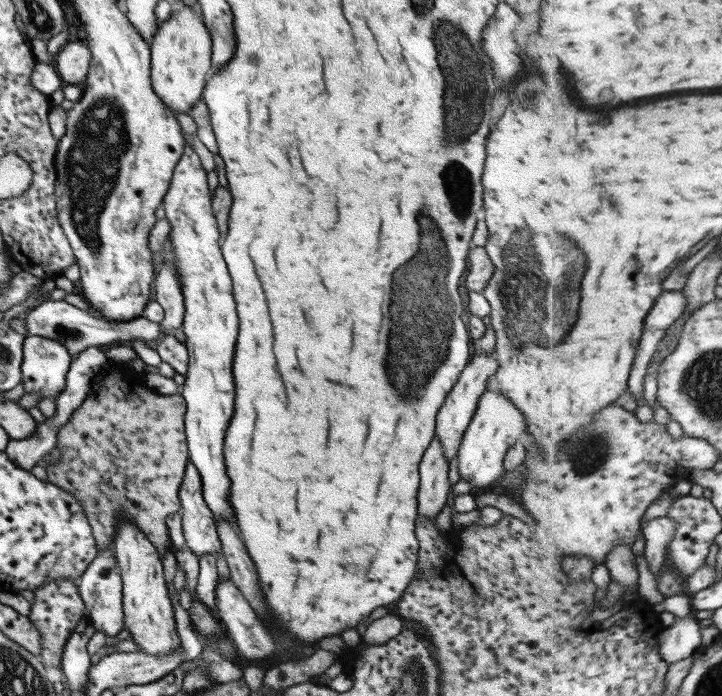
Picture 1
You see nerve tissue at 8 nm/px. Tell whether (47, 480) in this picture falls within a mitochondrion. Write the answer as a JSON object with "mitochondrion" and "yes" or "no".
{"mitochondrion":"no"}

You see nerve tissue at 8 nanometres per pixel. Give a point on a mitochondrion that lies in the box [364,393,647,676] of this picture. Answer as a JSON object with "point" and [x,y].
{"point":[586,456]}

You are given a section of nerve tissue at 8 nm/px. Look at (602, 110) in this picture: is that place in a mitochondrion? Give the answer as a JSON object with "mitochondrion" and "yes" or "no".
{"mitochondrion":"no"}

